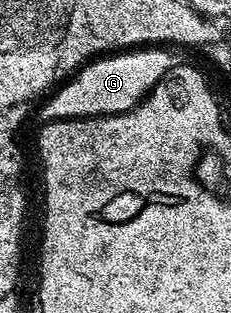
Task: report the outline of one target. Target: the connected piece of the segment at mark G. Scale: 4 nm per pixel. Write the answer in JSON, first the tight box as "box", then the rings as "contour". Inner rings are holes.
{"box":[42,45,177,121],"contour":[[[151,45],[146,49],[111,53],[88,62],[46,100],[48,103],[43,107],[42,118],[47,121],[82,119],[97,115],[118,115],[120,111],[128,111],[130,107],[137,106],[176,66],[177,59],[167,51],[170,50]]]}

